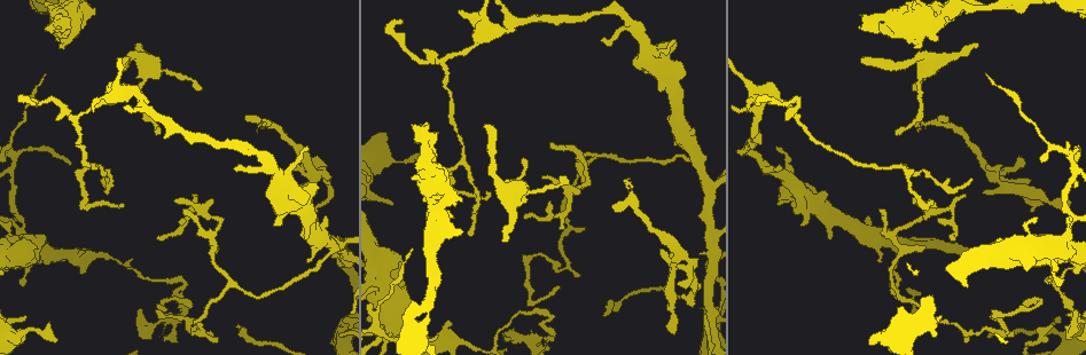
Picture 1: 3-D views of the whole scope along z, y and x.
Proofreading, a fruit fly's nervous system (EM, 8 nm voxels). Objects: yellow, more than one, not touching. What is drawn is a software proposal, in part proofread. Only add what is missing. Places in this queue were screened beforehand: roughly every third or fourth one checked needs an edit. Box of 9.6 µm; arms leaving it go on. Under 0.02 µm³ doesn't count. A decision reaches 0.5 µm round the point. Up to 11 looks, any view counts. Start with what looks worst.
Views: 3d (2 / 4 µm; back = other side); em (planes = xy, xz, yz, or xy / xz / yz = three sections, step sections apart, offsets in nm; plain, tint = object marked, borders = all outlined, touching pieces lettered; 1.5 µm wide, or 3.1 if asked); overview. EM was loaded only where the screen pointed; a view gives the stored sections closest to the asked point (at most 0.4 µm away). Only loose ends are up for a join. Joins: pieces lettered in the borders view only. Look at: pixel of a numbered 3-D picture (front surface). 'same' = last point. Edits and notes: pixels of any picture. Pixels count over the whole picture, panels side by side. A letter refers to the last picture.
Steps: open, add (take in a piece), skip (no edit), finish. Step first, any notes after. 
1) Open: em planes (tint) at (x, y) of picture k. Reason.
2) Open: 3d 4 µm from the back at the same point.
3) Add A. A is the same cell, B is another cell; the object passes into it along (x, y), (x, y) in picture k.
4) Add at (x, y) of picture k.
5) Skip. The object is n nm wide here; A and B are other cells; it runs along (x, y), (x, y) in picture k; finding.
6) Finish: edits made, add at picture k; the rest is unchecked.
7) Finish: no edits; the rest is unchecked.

Open: em yz step 4 (borders) at (449, 320) of picture 1. Branch stops here.

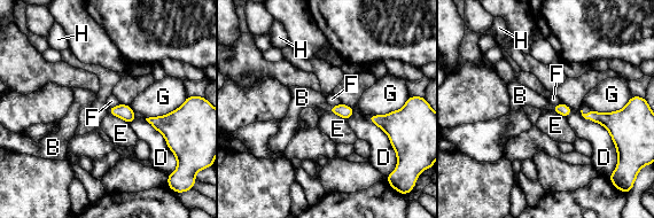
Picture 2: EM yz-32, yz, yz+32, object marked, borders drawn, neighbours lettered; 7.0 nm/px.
Add B. B is the same cell, D, E, F, G and H are other cells; the object passes into it along (342, 110), (328, 108), (302, 98) in picture 2; it goes on there.

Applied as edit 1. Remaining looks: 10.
Open: overview. Redraw.

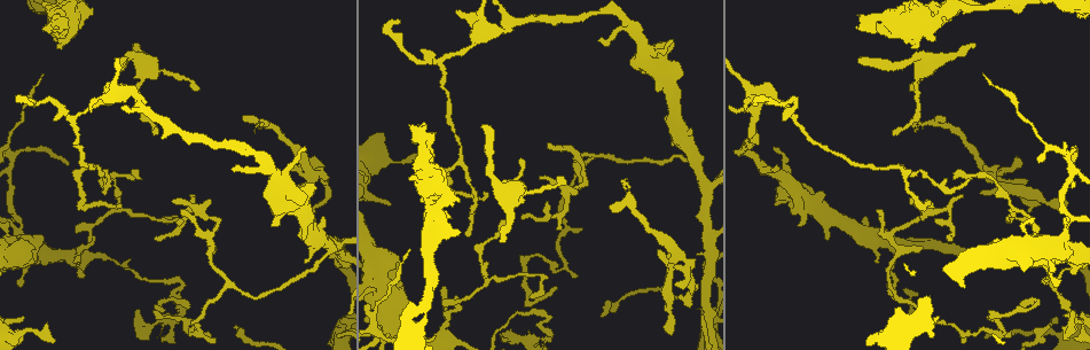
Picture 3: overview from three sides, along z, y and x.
Open: 3d 4 µm at (437, 285) of picture 3. Branch stops here.

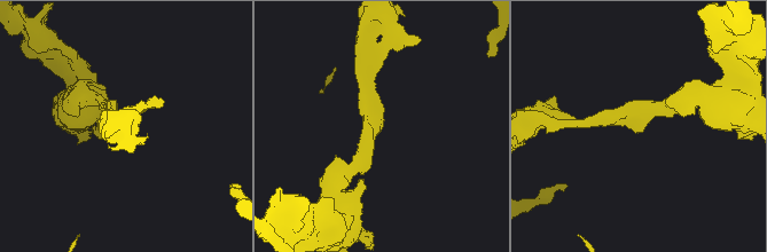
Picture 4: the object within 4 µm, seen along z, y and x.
Open: em xy step 8 (tint) at (381, 125) of picture 4.

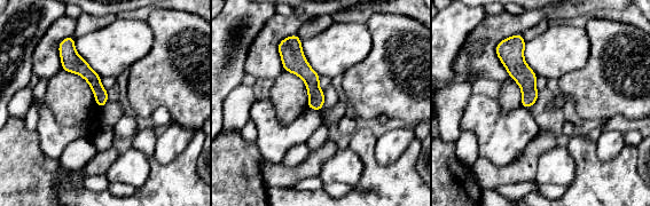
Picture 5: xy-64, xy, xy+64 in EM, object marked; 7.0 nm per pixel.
Open: em planes (borders) at the same point.

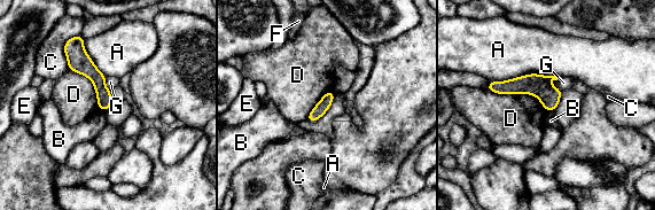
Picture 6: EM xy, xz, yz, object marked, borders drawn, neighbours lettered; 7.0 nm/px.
Skip. The longest contact is with A, 480 nm; A, B, C, D, E, F and G are other cells; a border runs along (486, 88), (532, 94), (546, 110) in picture 6; no lettered piece goes on from it.

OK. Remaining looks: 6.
Open: em planes (borders) at (521, 159) of picture 3. Thin end.

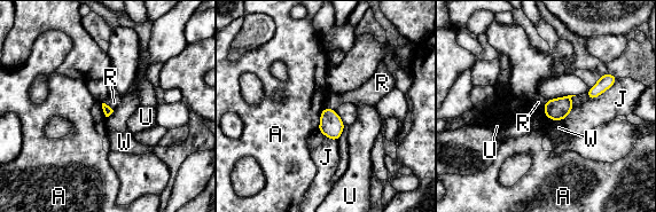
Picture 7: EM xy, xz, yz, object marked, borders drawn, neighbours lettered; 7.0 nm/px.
Skip. A, J, R, U and W are other cells; a border runs along (325, 107), (317, 130) in picture 7; no lettered piece goes on from it.

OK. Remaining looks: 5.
Open: 3d 4 µm at (92, 11) of picture 3. An open end.

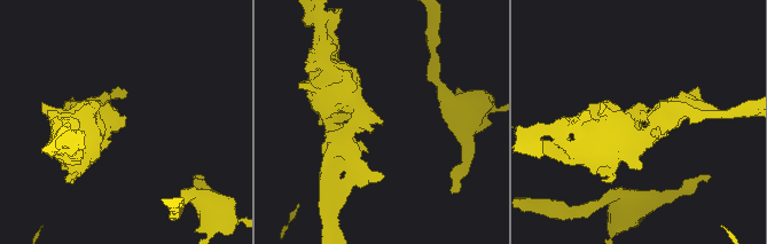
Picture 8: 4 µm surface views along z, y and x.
Open: em xz step 4 (tint) at (382, 122) of picture 8.

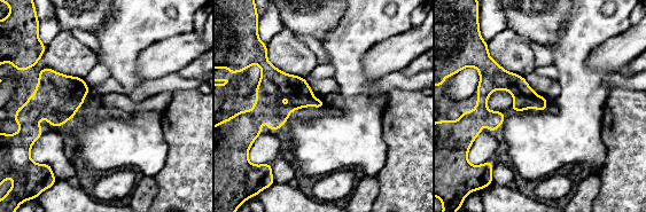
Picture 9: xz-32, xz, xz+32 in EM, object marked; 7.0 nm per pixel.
Open: em planes (borders) at the same point.

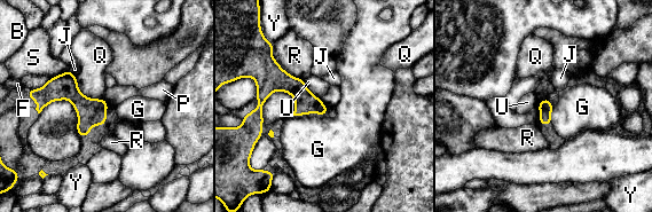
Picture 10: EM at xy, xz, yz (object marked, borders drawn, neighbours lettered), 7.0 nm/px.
Skip. B, F, G, J, P, Q, R, S, U and Y are other cells; a border runs along (291, 115), (317, 112), (324, 117) in picture 10; no lettered piece goes on from it.

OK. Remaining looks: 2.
Finish: edits made, add at picture 2; the rest is unchecked.

